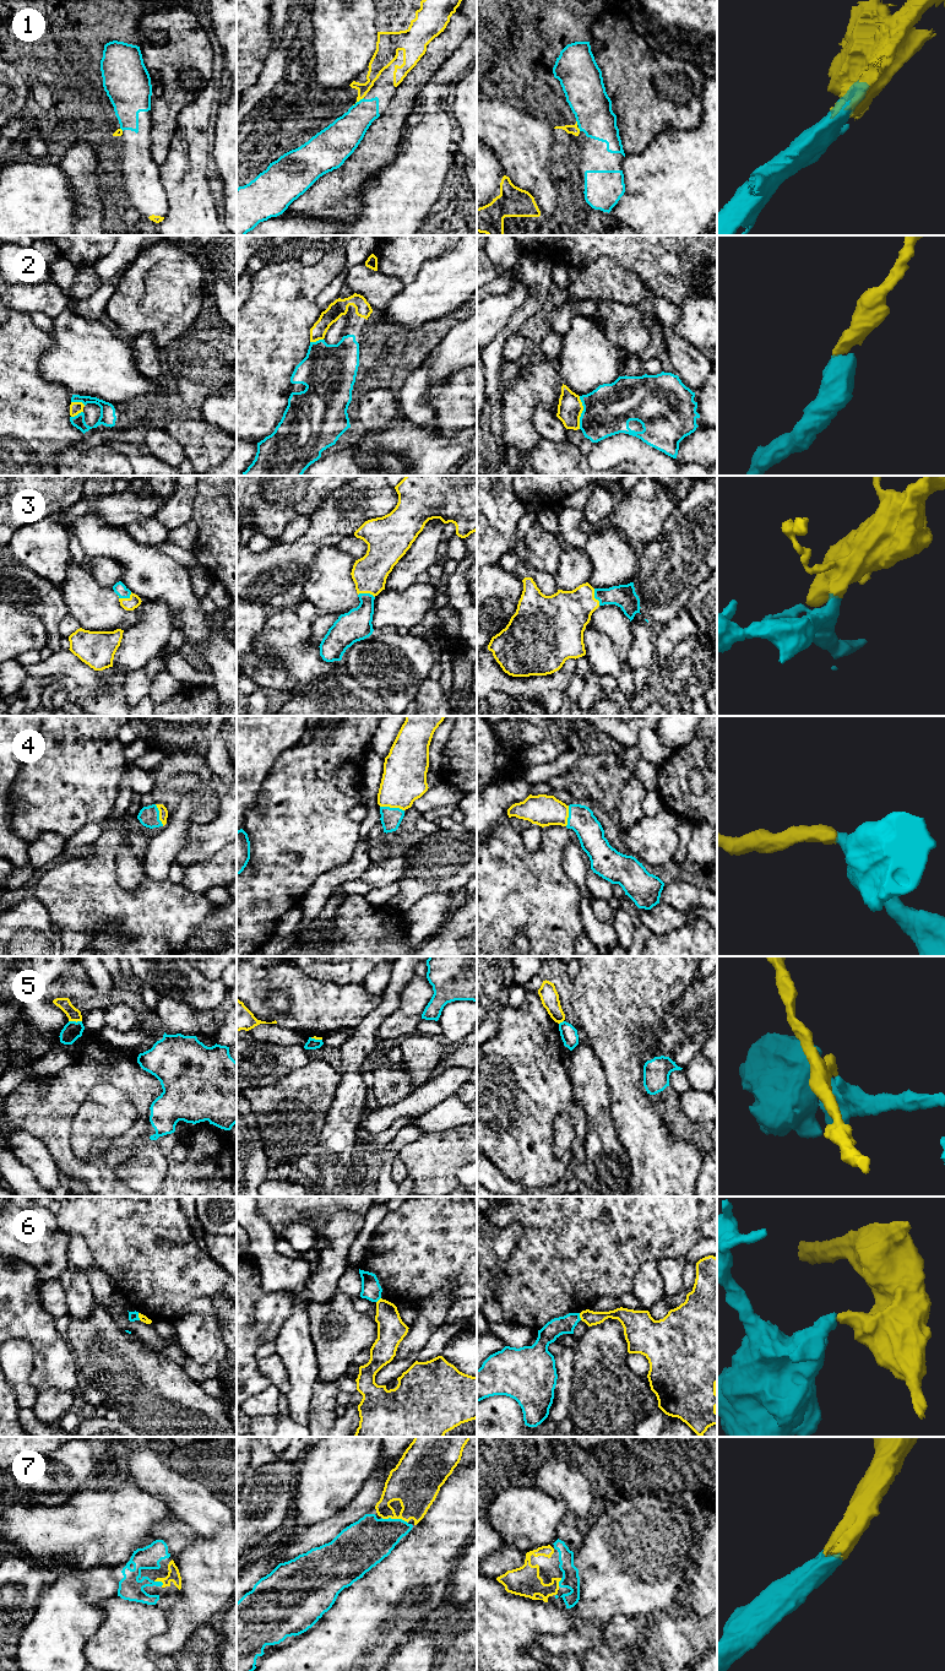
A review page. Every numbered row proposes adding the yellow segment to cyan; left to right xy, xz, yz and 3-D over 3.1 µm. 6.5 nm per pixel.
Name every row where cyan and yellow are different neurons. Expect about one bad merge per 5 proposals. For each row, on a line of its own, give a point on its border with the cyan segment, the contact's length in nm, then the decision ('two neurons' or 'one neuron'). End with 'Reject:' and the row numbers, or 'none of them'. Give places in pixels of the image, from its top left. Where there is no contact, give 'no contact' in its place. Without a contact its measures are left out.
1: meets cyan in xz at (359, 101); contact 90 nm long; one neuron
2: meets cyan in yz at (582, 412); contact 220 nm long; one neuron
3: meets cyan in xy at (125, 597); contact 100 nm long; one neuron
4: meets cyan in xz at (392, 808); contact 160 nm long; one neuron
5: meets cyan in xy at (75, 1021); contact 90 nm long; two neurons
6: meets cyan in yz at (579, 1317); contact 50 nm long; two neurons
7: meets cyan in xz at (395, 1519); contact 180 nm long; one neuron
Reject: 5, 6

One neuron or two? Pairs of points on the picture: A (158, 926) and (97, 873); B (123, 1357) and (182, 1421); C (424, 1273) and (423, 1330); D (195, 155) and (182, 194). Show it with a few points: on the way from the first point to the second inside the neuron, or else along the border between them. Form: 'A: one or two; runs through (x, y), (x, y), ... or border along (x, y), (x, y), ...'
A: one; runs through (142, 912), (130, 909), (110, 889)
B: one; runs through (134, 1373), (166, 1405)
C: two; border along (447, 1282), (439, 1286), (417, 1306)
D: one; runs through (193, 164), (193, 172), (186, 179), (186, 184)

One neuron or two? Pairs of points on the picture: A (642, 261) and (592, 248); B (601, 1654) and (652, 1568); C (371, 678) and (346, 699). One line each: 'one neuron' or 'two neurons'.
A: one neuron
B: two neurons
C: two neurons

